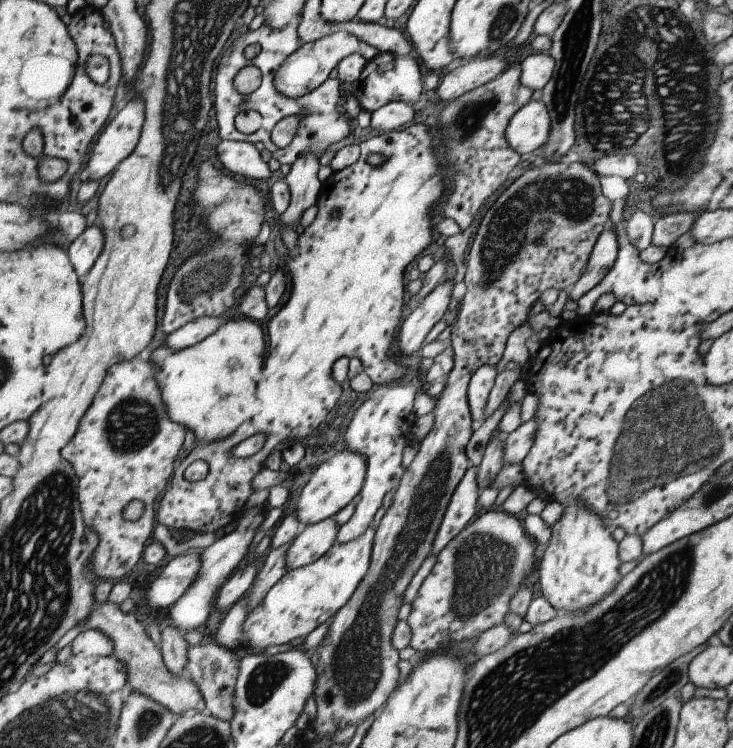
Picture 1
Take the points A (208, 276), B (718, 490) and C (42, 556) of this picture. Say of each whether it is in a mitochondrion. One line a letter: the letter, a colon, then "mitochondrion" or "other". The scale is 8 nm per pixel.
A: mitochondrion
B: mitochondrion
C: mitochondrion

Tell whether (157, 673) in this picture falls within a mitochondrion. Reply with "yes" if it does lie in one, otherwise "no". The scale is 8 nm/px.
no

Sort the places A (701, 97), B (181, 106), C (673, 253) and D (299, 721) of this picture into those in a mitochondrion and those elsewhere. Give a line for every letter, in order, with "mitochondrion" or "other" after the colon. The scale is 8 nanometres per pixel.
A: mitochondrion
B: mitochondrion
C: other
D: other

